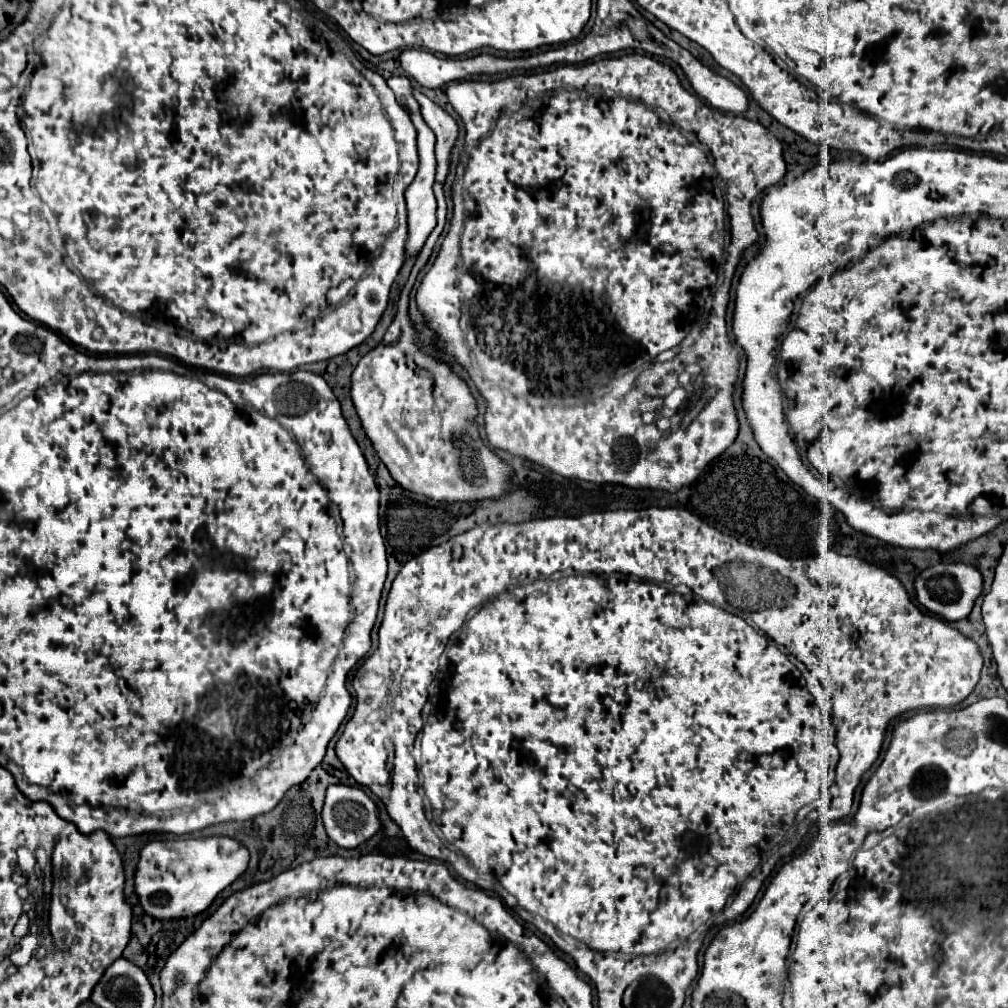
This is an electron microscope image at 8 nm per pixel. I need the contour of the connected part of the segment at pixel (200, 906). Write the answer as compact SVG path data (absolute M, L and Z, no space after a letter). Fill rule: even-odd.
M229 836L149 842L139 852L135 872L137 900L143 912L157 920L193 918L205 912L215 896L247 870L249 858L249 850Z

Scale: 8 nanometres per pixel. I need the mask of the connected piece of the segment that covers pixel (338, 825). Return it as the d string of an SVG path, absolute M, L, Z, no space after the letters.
M349 786L327 788L325 806L323 806L323 822L325 822L327 836L341 848L357 848L379 830L375 802L361 788L349 788Z

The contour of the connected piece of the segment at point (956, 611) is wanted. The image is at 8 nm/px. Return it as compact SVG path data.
M935 564L927 570L923 570L917 578L915 578L915 594L917 594L917 602L927 608L929 612L949 620L949 622L957 622L969 616L975 598L983 592L983 576L981 572L971 566L971 564Z

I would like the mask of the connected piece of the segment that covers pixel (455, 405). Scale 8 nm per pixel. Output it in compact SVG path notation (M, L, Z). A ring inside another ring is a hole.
M413 90L413 98L421 106L423 120L437 136L435 144L437 174L433 184L433 192L437 198L437 226L427 238L423 252L419 252L411 276L401 290L399 310L385 338L375 350L371 350L359 360L351 376L353 382L351 398L379 458L387 464L393 478L405 490L445 502L471 502L471 500L495 498L507 490L509 466L505 466L479 438L477 426L473 424L477 408L467 384L461 378L457 378L449 366L441 362L437 362L437 368L417 366L417 358L419 360L423 358L417 354L419 350L413 344L415 332L407 316L409 292L415 284L419 270L427 264L439 234L445 228L447 204L443 196L443 182L449 168L449 152L459 134L459 126L453 116L449 116L441 106L437 106L419 90Z

